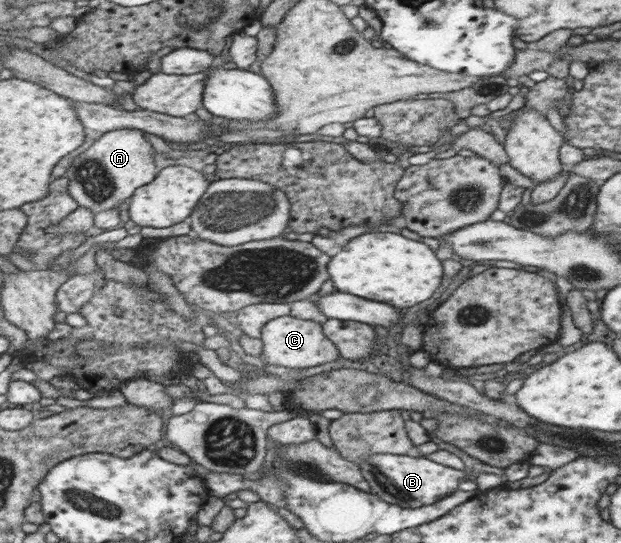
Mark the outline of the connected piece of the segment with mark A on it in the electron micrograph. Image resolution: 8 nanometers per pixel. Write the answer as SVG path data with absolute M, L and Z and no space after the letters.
M124 128L101 134L94 140L94 145L86 147L74 158L72 167L65 173L70 179L69 193L81 207L95 214L118 209L128 199L132 200L138 189L159 176L158 156L144 130Z

